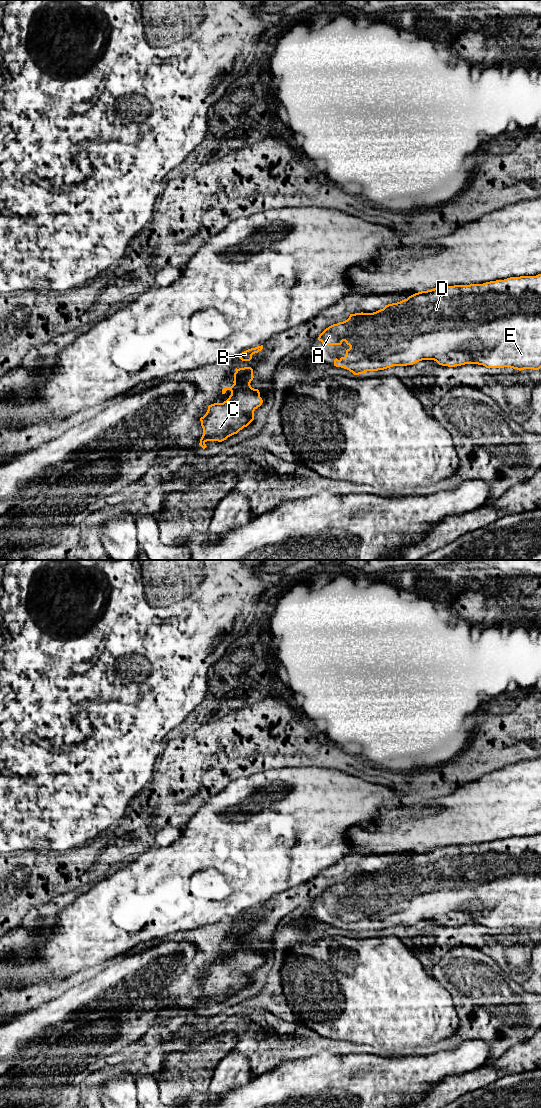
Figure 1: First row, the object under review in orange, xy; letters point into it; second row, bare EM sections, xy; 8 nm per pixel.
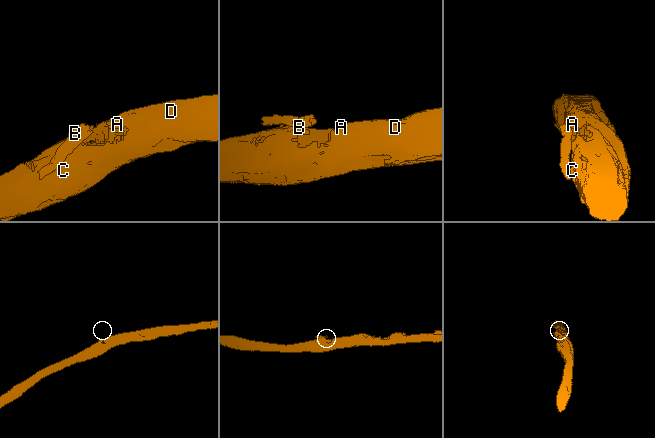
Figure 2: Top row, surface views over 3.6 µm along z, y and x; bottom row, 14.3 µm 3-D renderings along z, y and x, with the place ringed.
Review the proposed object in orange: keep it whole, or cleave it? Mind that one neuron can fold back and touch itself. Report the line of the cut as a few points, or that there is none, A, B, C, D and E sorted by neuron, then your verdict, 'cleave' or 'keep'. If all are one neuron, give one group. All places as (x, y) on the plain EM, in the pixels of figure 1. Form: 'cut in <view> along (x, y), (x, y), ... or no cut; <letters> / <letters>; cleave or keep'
cut in xy along (252, 929), (242, 931), (234, 943); A C D E / B; cleave

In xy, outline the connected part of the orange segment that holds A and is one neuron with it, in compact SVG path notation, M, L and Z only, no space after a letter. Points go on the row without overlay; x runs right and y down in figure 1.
M541 834L536 836L510 837L483 844L436 847L431 850L421 851L400 862L385 865L383 869L373 873L361 872L350 874L347 880L326 888L319 895L318 900L321 901L323 905L341 905L342 902L345 901L350 908L346 910L345 917L334 920L334 926L347 929L354 935L363 934L367 931L384 930L393 926L413 925L422 920L434 920L439 925L448 927L478 924L489 929L510 927L519 931L524 929L539 930L541 928Z

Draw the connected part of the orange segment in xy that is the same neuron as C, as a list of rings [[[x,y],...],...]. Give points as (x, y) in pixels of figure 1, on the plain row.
[[[253,930],[242,931],[231,947],[222,949],[222,954],[231,951],[223,963],[208,966],[206,974],[200,978],[203,995],[199,1005],[205,1009],[207,1001],[222,1002],[237,994],[254,980],[254,971],[263,963],[258,949],[251,947]]]

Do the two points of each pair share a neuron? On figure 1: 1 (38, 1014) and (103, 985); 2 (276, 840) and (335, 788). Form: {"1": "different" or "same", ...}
{"1": "same", "2": "same"}

